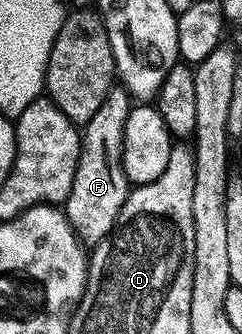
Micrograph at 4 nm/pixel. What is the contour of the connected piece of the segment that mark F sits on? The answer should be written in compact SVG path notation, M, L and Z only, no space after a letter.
M112 89L104 104L100 104L96 116L85 122L80 130L82 147L64 213L78 241L86 248L97 246L113 232L120 208L126 202L128 183L126 173L122 171L122 136L131 105L132 99L125 89Z

